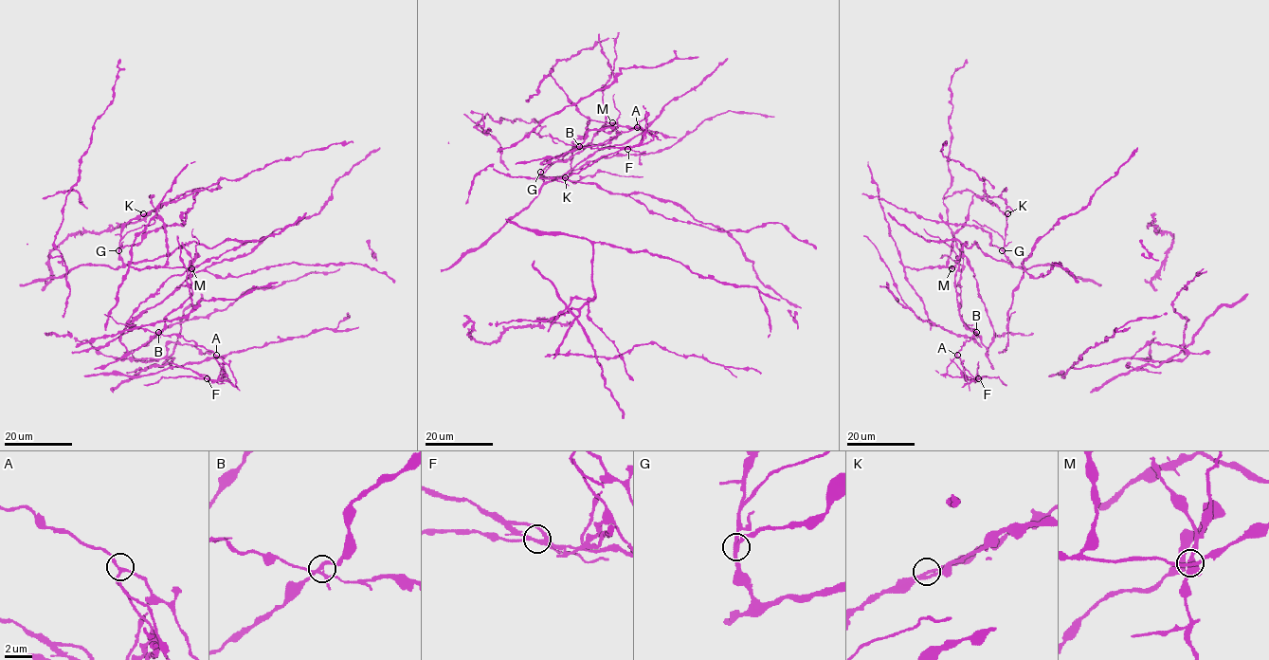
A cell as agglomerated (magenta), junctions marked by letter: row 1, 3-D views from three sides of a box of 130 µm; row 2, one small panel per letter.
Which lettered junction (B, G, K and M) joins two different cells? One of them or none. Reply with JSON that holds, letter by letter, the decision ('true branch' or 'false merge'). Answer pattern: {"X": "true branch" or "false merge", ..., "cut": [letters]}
{"B": "false merge", "G": "true branch", "K": "true branch", "M": "true branch", "cut": ["B"]}

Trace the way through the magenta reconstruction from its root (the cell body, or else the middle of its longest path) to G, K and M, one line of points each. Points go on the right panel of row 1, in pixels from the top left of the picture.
G: (977, 379), (952, 360), (977, 334), (960, 316), (956, 269), (947, 261), (969, 217), (994, 230), (1002, 250)
K: (977, 379), (952, 360), (977, 334), (960, 316), (956, 269), (947, 261), (969, 217), (1004, 239), (1007, 213)
M: (977, 379), (967, 376), (952, 360), (966, 340), (977, 334), (960, 316), (956, 269), (951, 268)

